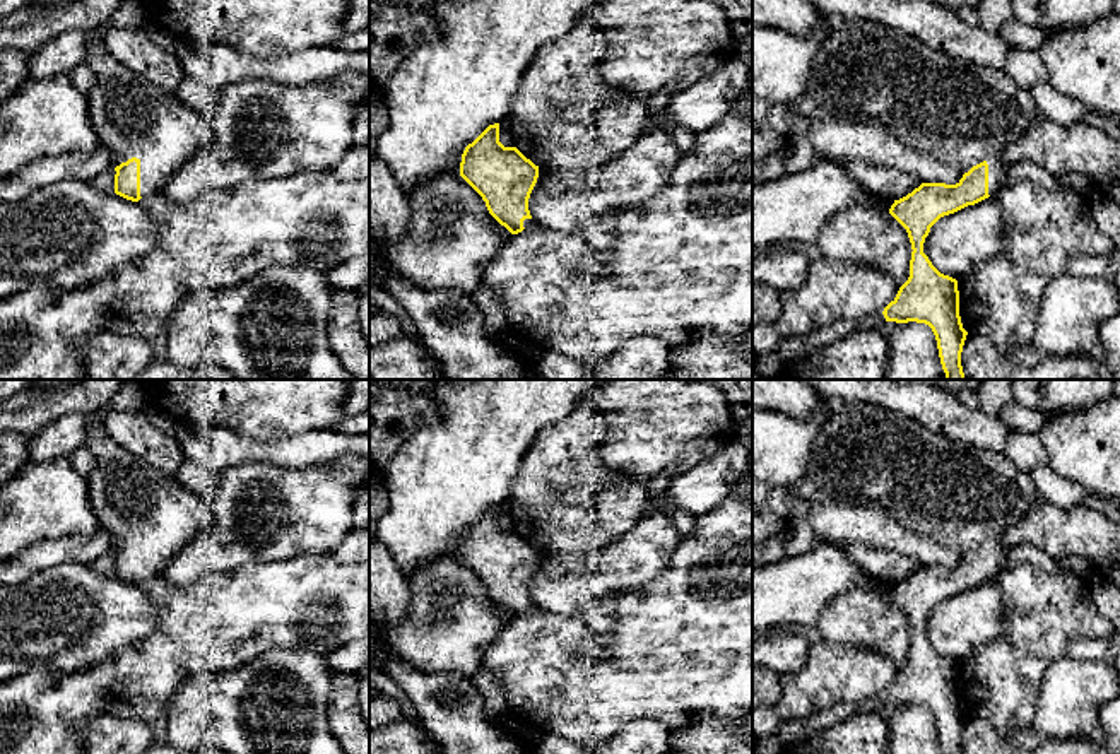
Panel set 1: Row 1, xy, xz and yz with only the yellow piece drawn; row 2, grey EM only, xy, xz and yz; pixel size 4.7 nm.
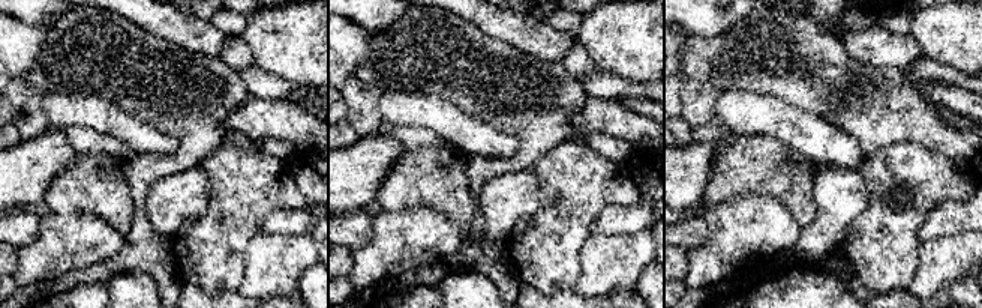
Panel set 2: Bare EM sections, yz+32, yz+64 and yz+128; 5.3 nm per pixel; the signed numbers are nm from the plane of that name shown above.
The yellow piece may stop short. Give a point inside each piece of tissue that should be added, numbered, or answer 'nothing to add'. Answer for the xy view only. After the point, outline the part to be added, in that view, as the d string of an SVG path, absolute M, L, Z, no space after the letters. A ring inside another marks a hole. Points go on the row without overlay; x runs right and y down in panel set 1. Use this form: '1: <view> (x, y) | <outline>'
1: xy (130, 500) | M103 422L87 431L85 448L94 455L94 468L85 482L97 525L111 535L115 551L132 540L140 544L142 581L159 574L188 539L214 521L209 503L181 486L174 475L150 467L115 443L103 429Z

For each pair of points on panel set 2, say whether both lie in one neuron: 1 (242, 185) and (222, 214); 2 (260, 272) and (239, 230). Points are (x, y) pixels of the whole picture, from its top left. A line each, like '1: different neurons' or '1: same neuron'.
1: same neuron
2: different neurons

